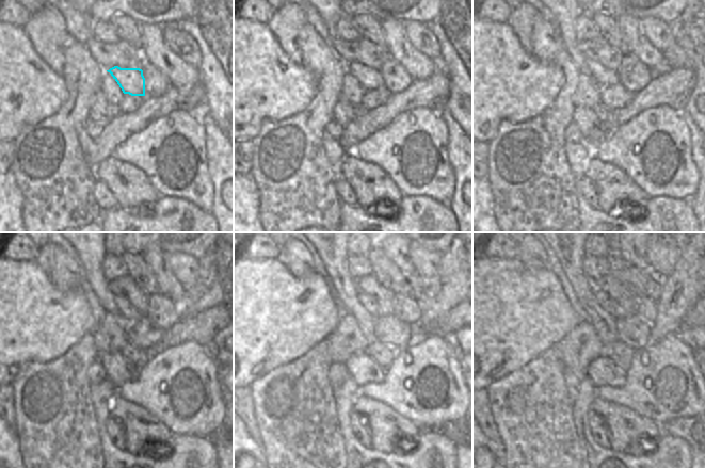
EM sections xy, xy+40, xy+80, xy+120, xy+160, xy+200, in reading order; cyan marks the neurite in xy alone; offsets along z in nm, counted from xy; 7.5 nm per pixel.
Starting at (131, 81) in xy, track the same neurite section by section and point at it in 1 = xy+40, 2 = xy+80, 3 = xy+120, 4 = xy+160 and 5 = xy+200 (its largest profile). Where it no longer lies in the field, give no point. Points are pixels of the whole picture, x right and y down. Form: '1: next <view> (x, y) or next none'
1: next xy+40 (369, 78)
2: next xy+80 (604, 77)
3: next xy+120 (127, 310)
4: next xy+160 (365, 300)
5: next xy+200 (603, 297)

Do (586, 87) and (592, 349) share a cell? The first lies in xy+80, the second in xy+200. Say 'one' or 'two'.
one

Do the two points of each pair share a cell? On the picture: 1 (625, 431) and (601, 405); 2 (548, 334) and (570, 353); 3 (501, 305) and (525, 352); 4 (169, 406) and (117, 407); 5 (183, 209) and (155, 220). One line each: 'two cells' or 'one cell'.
1: one cell
2: two cells
3: one cell
4: two cells
5: one cell

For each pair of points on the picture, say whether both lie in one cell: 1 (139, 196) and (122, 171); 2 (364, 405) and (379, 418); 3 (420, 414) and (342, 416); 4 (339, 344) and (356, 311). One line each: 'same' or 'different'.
1: same
2: same
3: different
4: different

